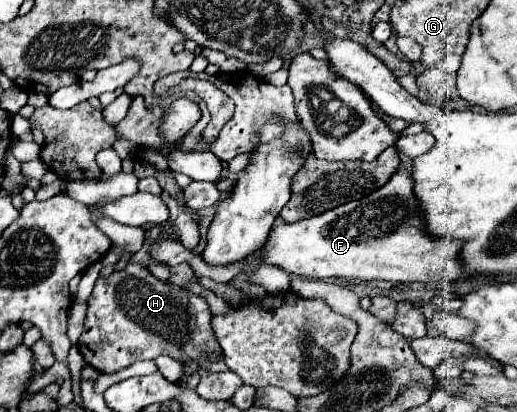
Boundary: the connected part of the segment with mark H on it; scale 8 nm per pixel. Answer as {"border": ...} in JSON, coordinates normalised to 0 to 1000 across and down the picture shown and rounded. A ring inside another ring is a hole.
{"border":[[[248,633],[240,653],[186,682],[178,716],[170,721],[170,769],[162,784],[166,803],[155,813],[151,847],[166,867],[166,881],[197,905],[224,905],[263,876],[298,874],[306,862],[325,862],[352,881],[364,881],[368,871],[391,871],[398,857],[406,857],[406,871],[418,871],[426,837],[418,833],[414,803],[398,769],[410,769],[398,726],[337,687],[302,677],[275,638]]]}

